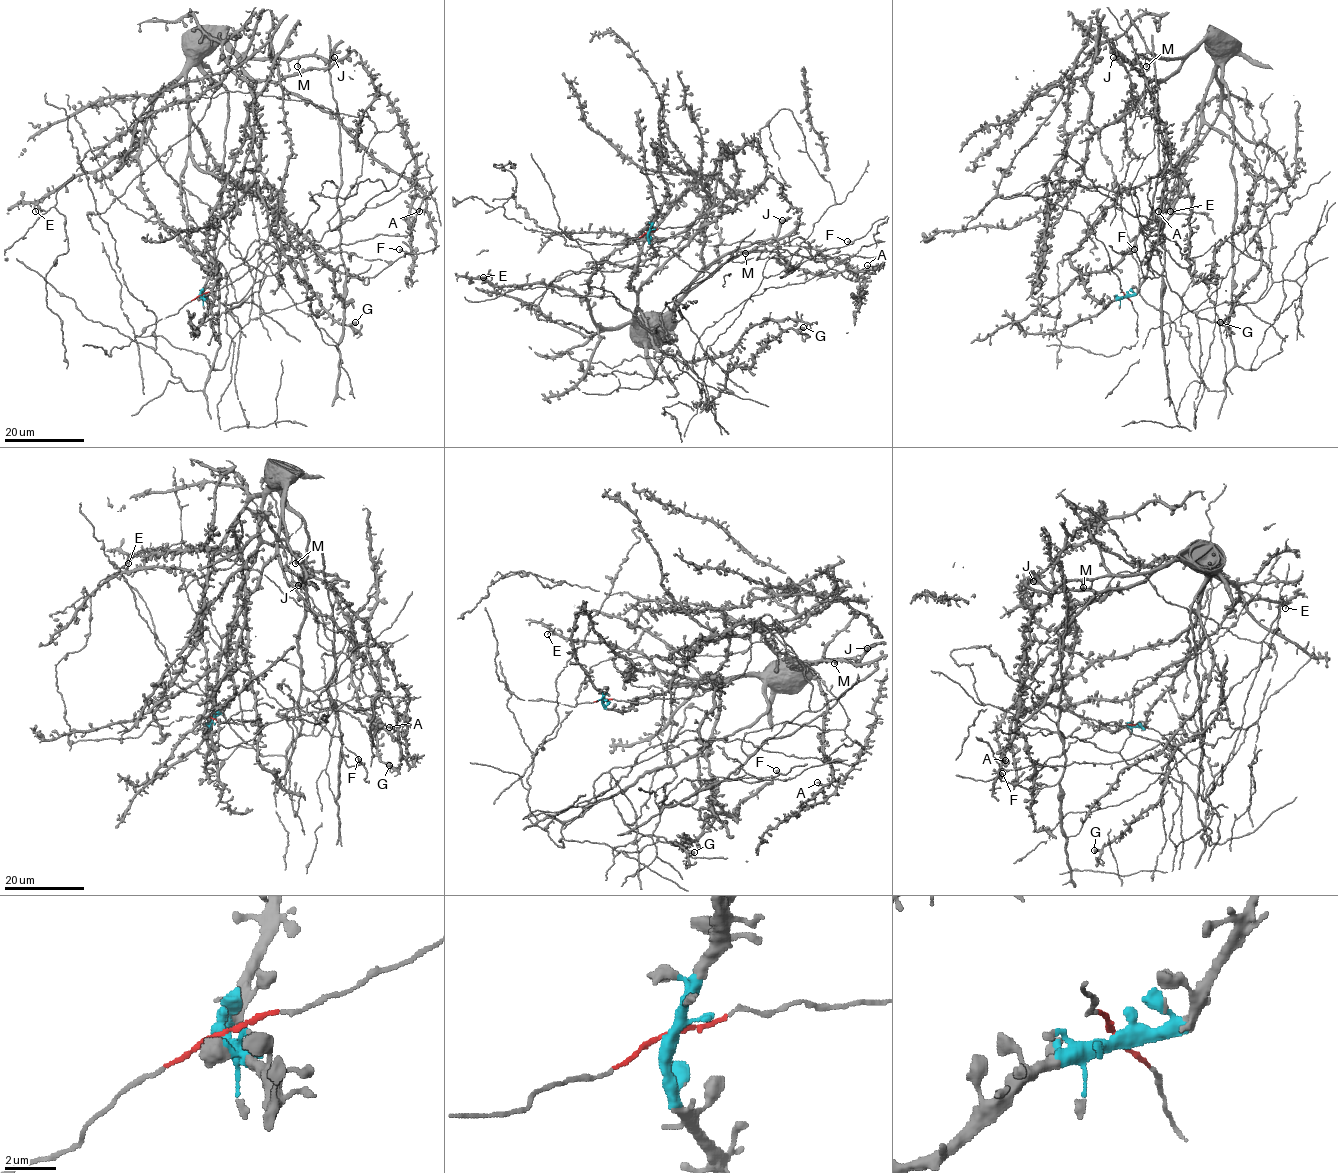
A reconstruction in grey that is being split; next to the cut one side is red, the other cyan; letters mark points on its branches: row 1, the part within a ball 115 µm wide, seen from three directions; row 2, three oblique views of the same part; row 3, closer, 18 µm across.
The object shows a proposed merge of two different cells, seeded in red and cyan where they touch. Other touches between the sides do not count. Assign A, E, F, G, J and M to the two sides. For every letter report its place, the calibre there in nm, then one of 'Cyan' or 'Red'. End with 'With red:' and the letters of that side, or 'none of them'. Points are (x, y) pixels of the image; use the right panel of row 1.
A: Place: (1158, 211). Thickness 220 nm. Cyan
E: Place: (1170, 211). Thickness 140 nm. Cyan
F: Place: (1134, 249). Thickness 360 nm. Red
G: Place: (1220, 322). Thickness 600 nm. Cyan
J: Place: (1113, 57). Thickness 600 nm. Cyan
M: Place: (1146, 66). Thickness 360 nm. Cyan
With red: F

